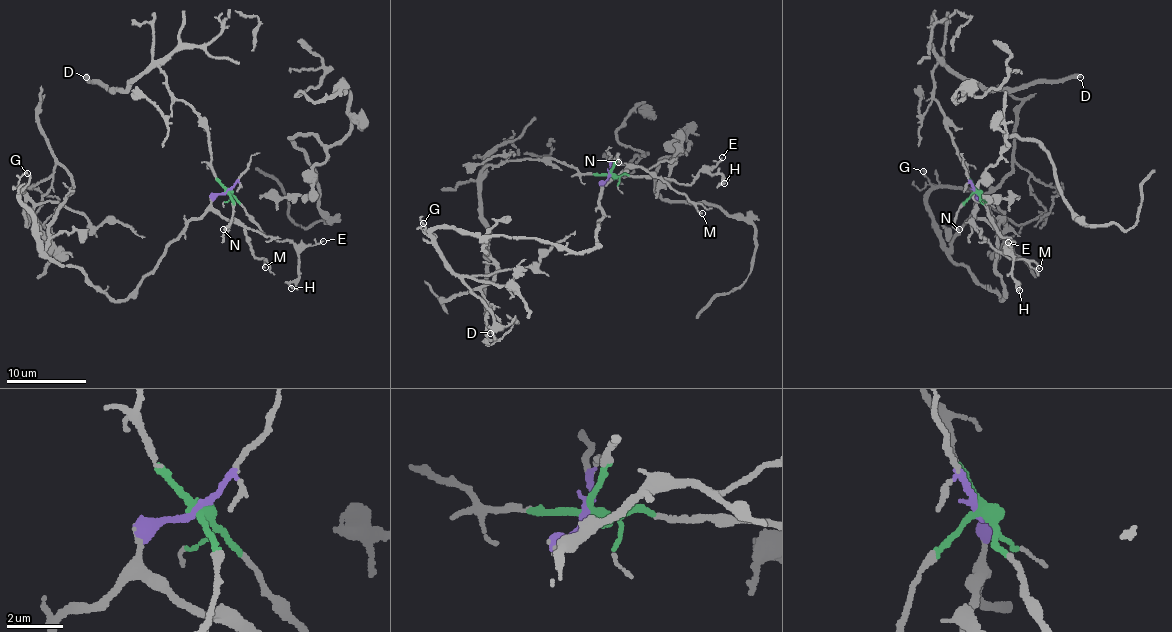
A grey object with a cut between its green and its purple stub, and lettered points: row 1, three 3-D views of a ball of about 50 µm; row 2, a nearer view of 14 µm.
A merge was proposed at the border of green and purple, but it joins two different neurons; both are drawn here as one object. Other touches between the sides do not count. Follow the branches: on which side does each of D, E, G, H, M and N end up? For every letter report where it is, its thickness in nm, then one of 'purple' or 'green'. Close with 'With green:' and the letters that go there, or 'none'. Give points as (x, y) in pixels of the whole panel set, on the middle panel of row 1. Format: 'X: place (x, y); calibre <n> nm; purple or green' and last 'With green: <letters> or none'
D: place (490, 333); calibre 360 nm; green
E: place (722, 157); calibre 100 nm; green
G: place (423, 223); calibre 120 nm; purple
H: place (724, 183); calibre 180 nm; green
M: place (702, 213); calibre 140 nm; purple
N: place (618, 162); calibre 190 nm; green
With green: D, E, H, N

